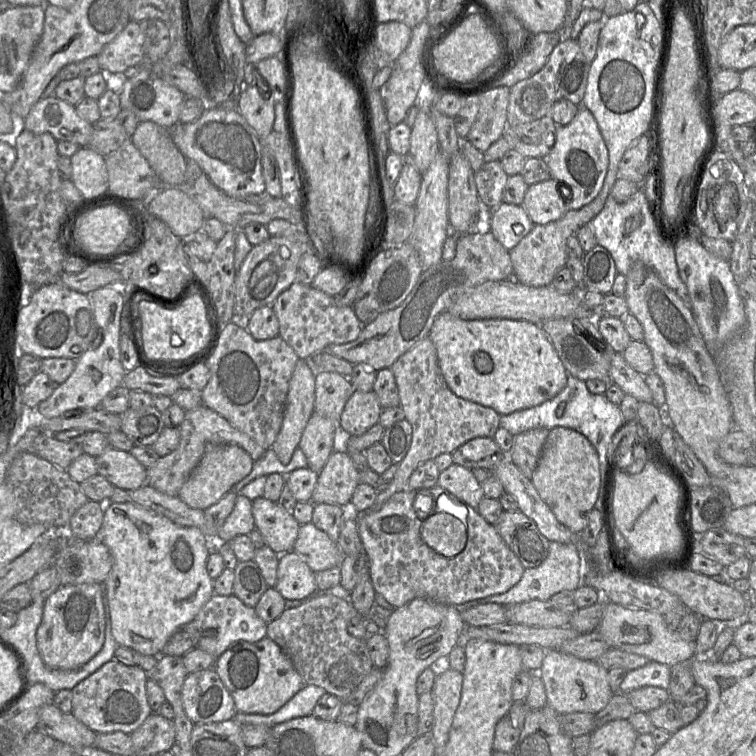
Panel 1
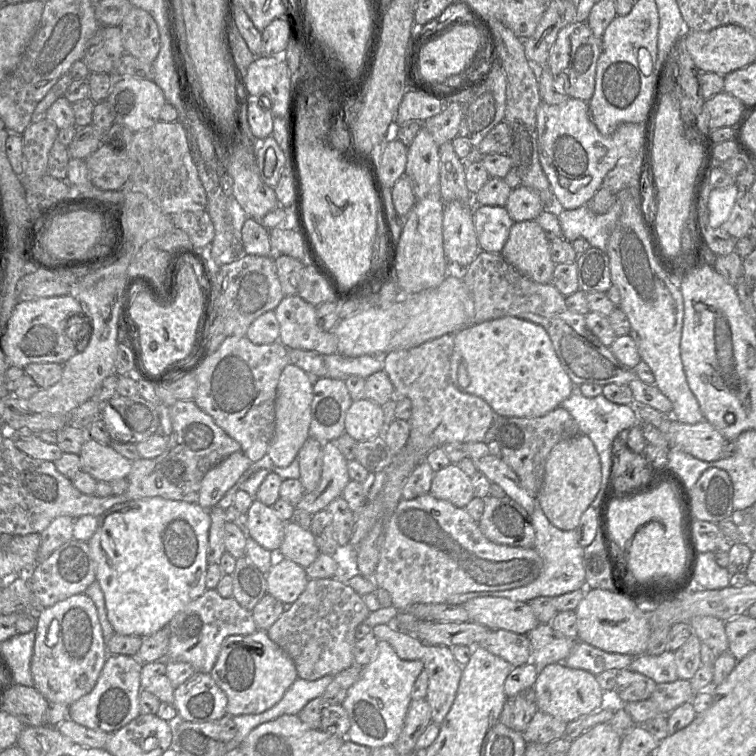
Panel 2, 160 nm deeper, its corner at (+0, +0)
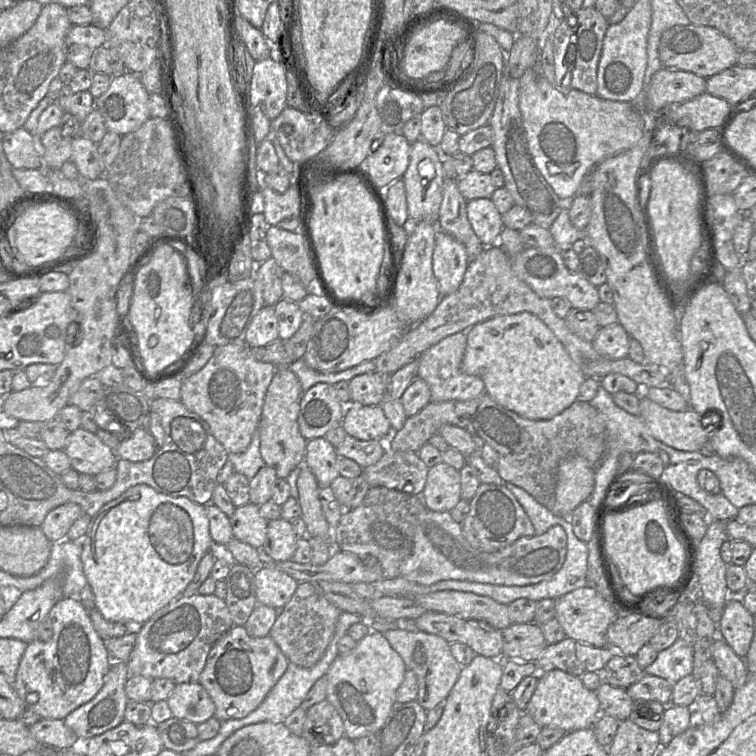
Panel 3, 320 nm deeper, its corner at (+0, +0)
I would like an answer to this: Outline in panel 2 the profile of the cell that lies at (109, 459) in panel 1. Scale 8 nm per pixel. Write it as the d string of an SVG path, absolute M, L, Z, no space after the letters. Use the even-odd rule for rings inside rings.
M89 438L79 453L82 471L96 481L110 483L127 478L132 462L116 452L110 445L104 445Z

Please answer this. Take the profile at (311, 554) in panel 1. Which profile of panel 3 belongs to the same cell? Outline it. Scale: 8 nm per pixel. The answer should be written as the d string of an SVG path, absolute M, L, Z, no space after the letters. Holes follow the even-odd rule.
M283 518L270 520L267 525L267 543L261 551L271 561L291 560L297 539L289 521Z

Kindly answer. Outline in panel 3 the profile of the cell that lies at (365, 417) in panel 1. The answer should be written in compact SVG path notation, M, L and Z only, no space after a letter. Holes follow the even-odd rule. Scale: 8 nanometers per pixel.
M350 404L342 419L346 433L359 440L386 440L392 434L390 421L381 405Z

